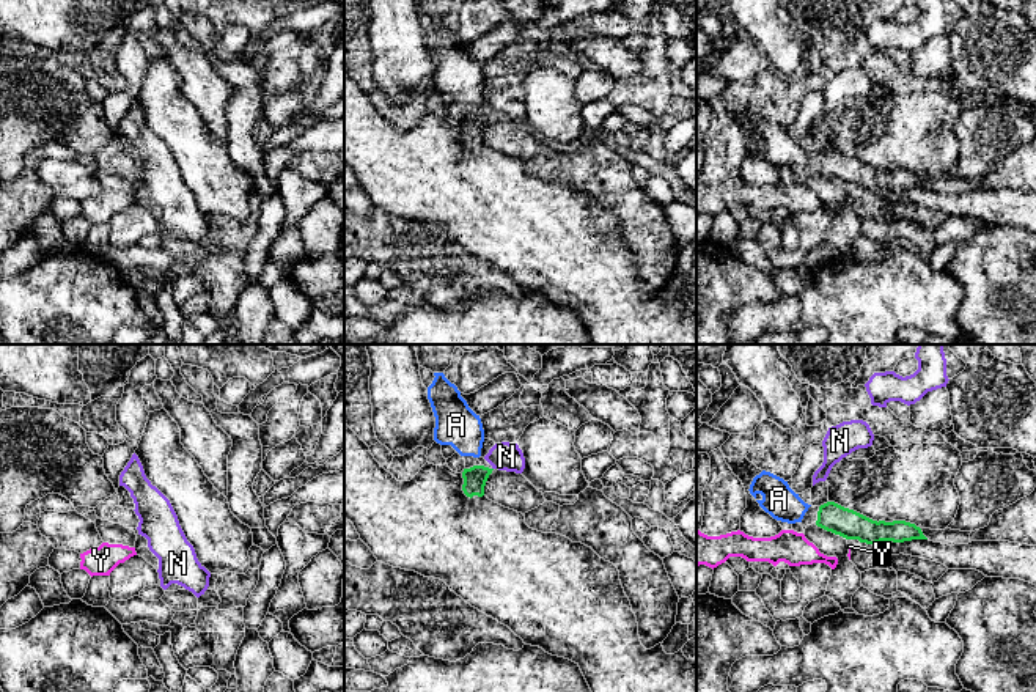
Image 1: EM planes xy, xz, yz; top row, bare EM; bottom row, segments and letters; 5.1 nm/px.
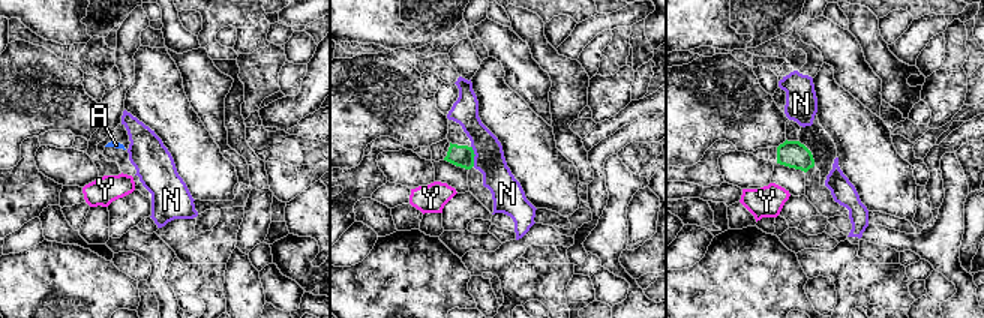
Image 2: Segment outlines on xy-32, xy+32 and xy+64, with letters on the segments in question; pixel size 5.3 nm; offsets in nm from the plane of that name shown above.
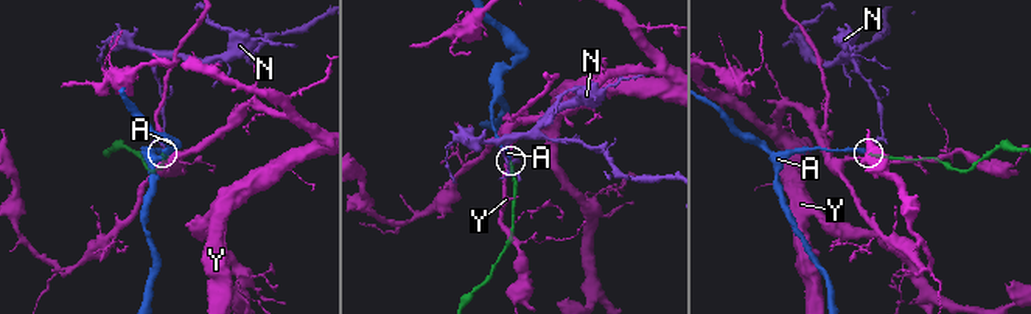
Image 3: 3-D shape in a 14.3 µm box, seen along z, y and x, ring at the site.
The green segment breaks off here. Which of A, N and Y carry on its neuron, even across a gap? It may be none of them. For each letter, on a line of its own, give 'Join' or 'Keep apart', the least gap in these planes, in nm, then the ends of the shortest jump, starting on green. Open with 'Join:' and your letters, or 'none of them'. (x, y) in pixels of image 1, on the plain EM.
Join: A
A: Join. Distance 50 nm. Across: xz (473, 114), (473, 104)
N: Keep apart. Distance 0 nm
Y: Keep apart. Distance 40 nm. Across: yz (849, 186), (849, 194)

